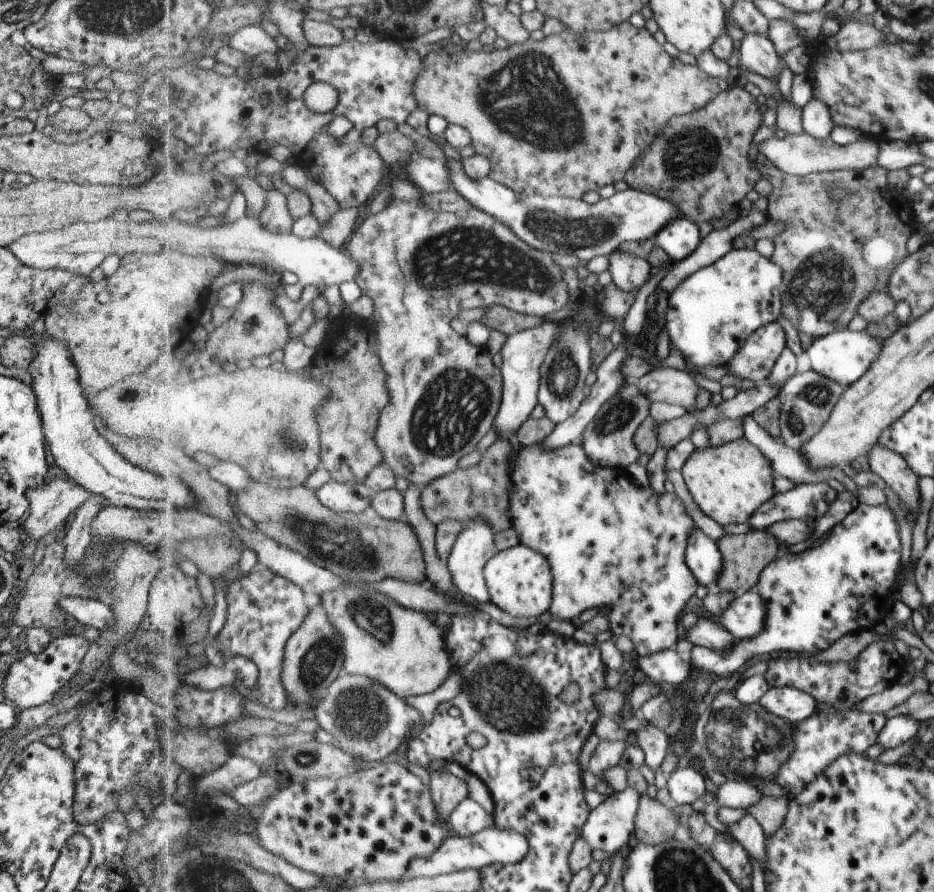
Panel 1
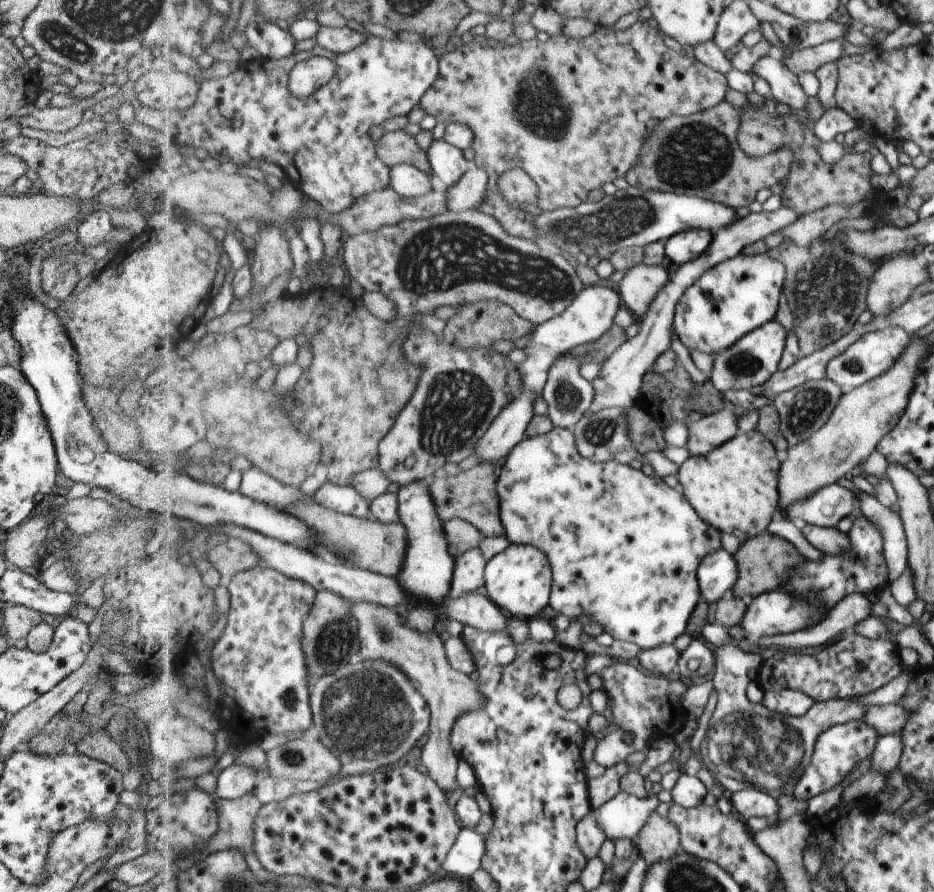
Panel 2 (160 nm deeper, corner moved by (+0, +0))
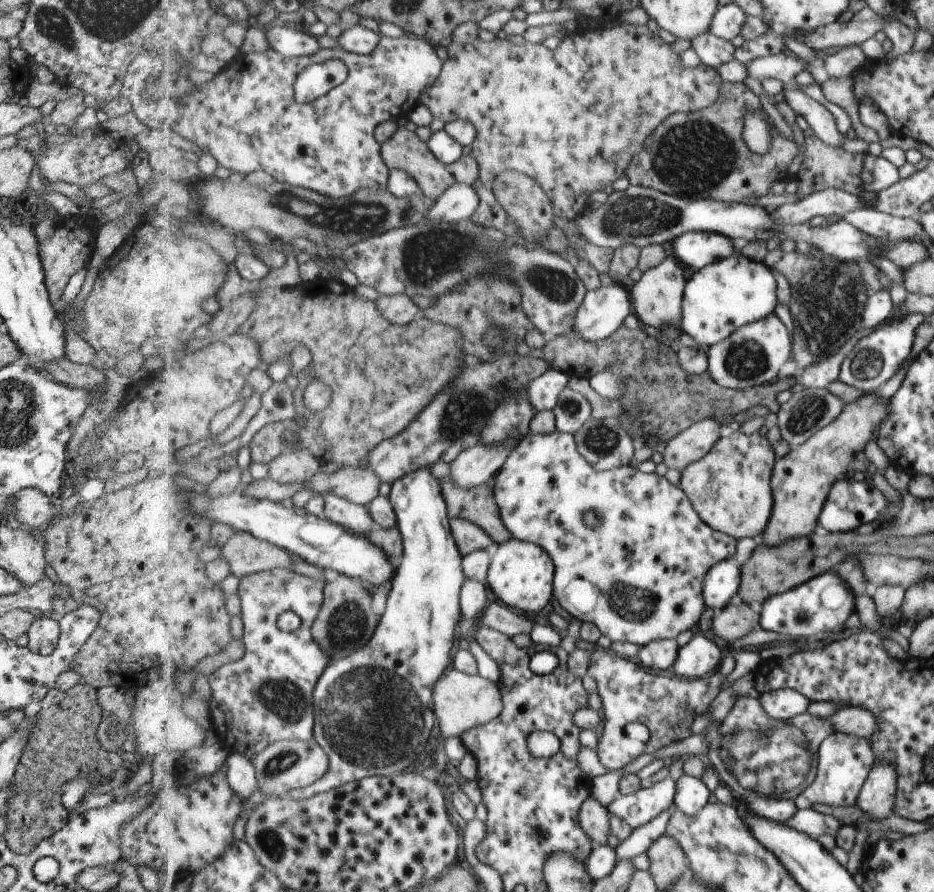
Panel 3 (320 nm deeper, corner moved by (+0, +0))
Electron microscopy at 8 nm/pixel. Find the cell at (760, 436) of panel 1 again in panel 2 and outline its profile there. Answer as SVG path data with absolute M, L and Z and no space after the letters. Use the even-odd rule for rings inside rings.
M858 490L861 515L883 536L883 550L892 584L907 569L909 550L905 530L899 513L884 506L872 492Z

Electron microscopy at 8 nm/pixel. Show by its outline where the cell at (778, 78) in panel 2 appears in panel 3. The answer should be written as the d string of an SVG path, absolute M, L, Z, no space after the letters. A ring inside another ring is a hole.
M794 83L784 86L784 102L796 112L807 119L807 122L816 130L816 134L827 145L842 147L847 140L846 134L840 133L836 127L836 119L822 102L808 96Z

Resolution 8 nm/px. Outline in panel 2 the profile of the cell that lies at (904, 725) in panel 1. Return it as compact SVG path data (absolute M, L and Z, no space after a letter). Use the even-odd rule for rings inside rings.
M901 734L878 736L873 753L871 754L871 769L880 774L890 774L900 767L903 756L903 742Z

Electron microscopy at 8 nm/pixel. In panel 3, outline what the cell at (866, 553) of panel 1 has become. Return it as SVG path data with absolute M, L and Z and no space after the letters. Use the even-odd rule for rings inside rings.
M695 635L681 648L680 660L675 664L673 673L685 678L702 679L702 676L720 669L726 652L708 636Z

